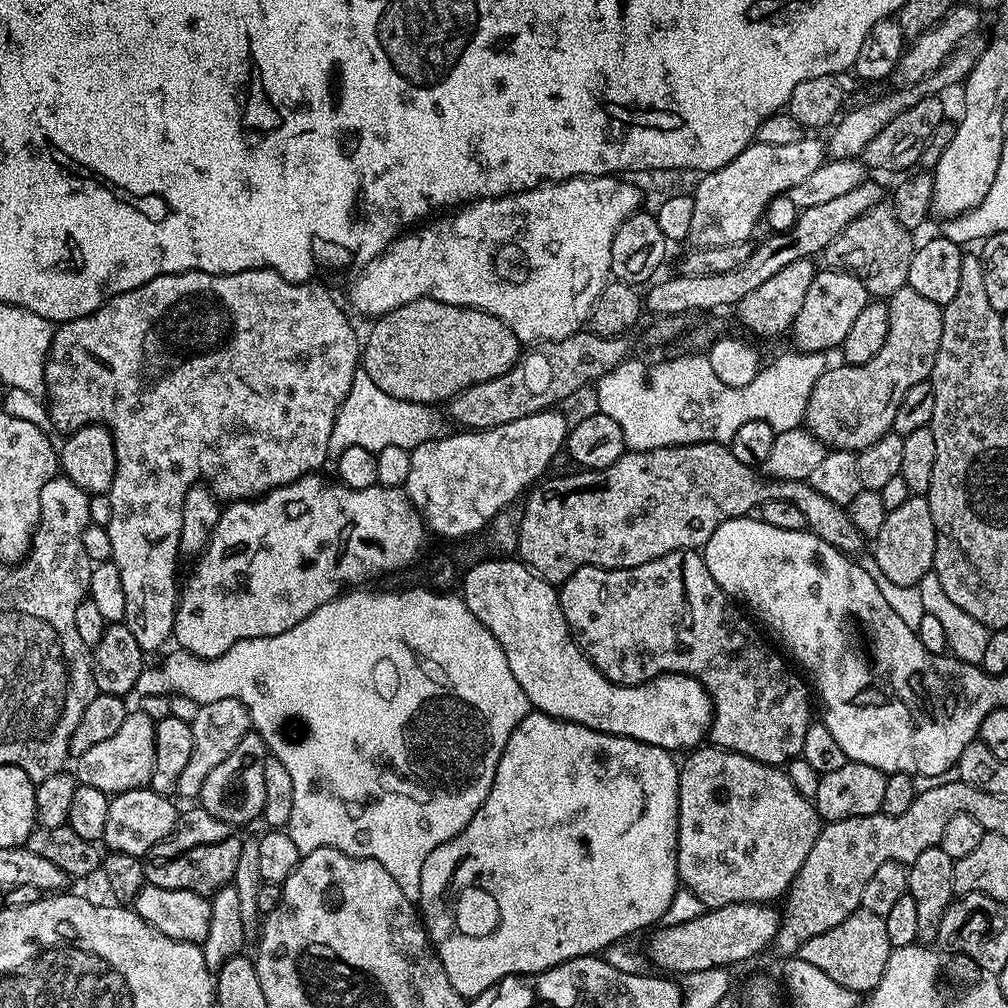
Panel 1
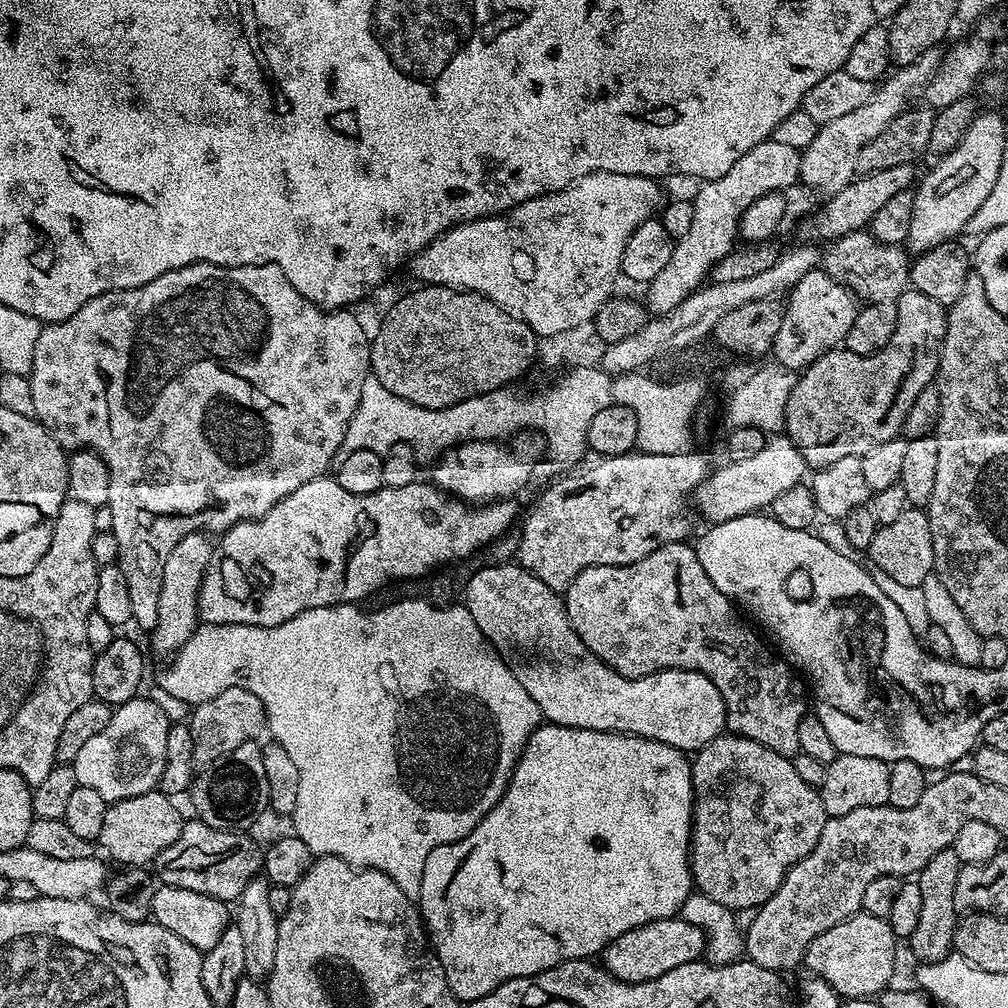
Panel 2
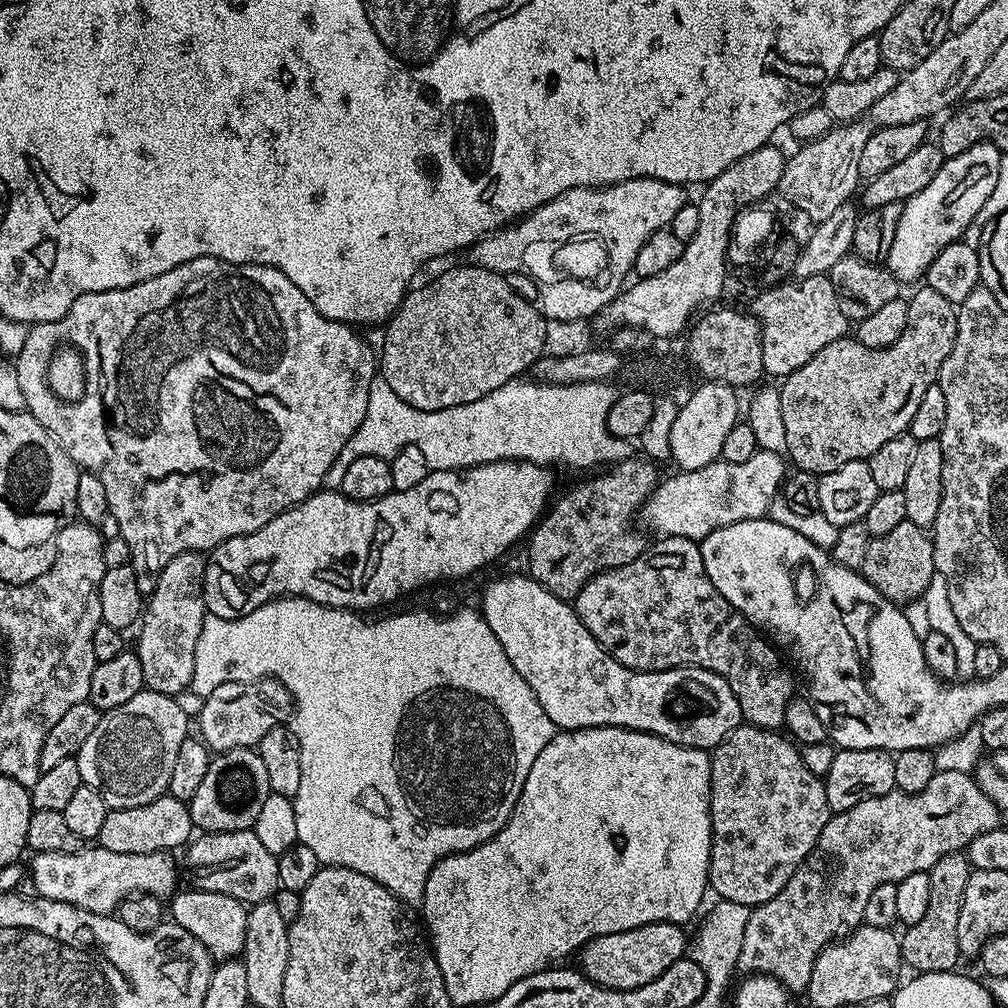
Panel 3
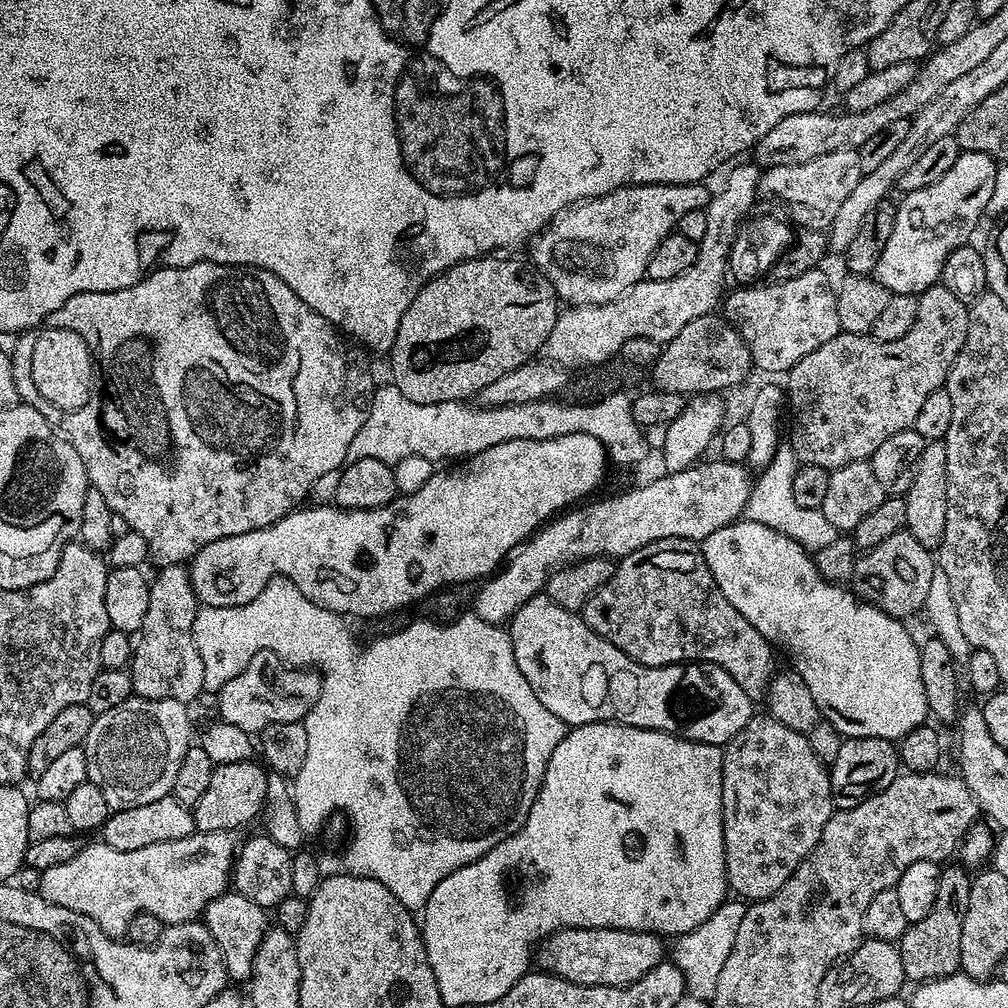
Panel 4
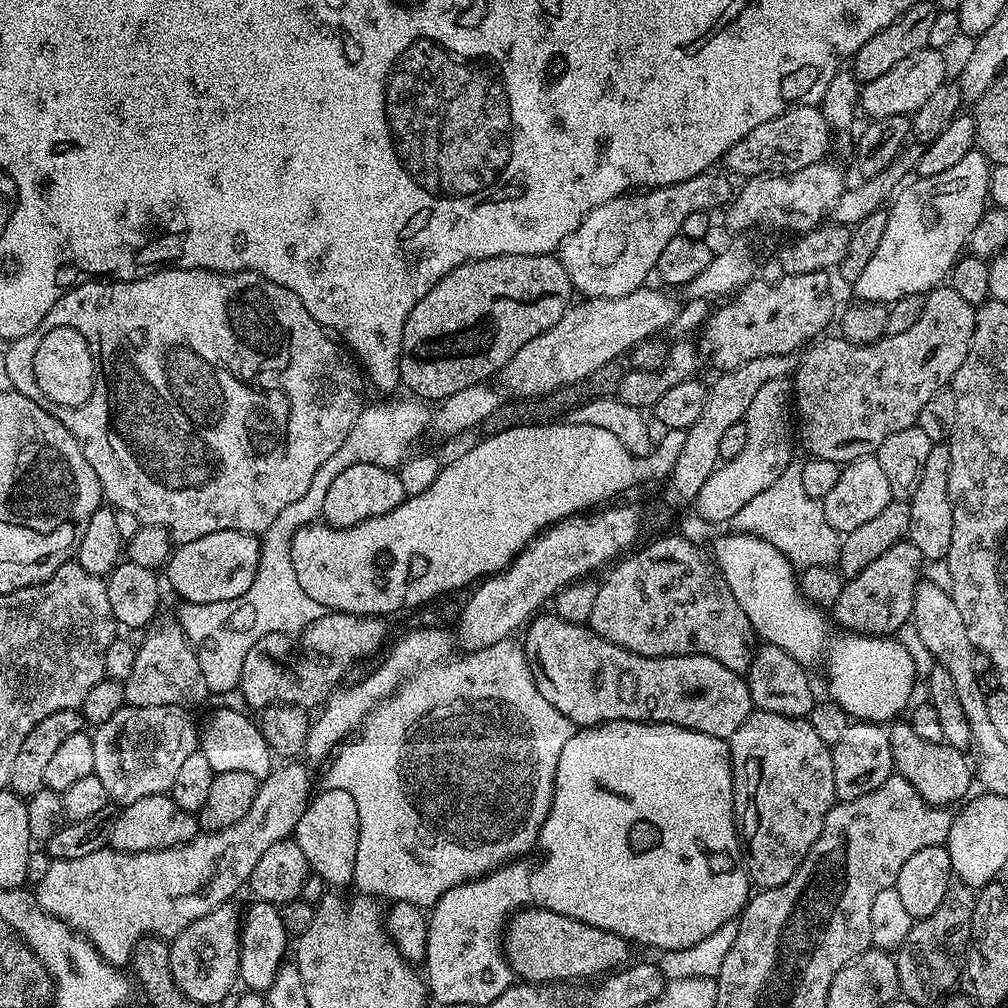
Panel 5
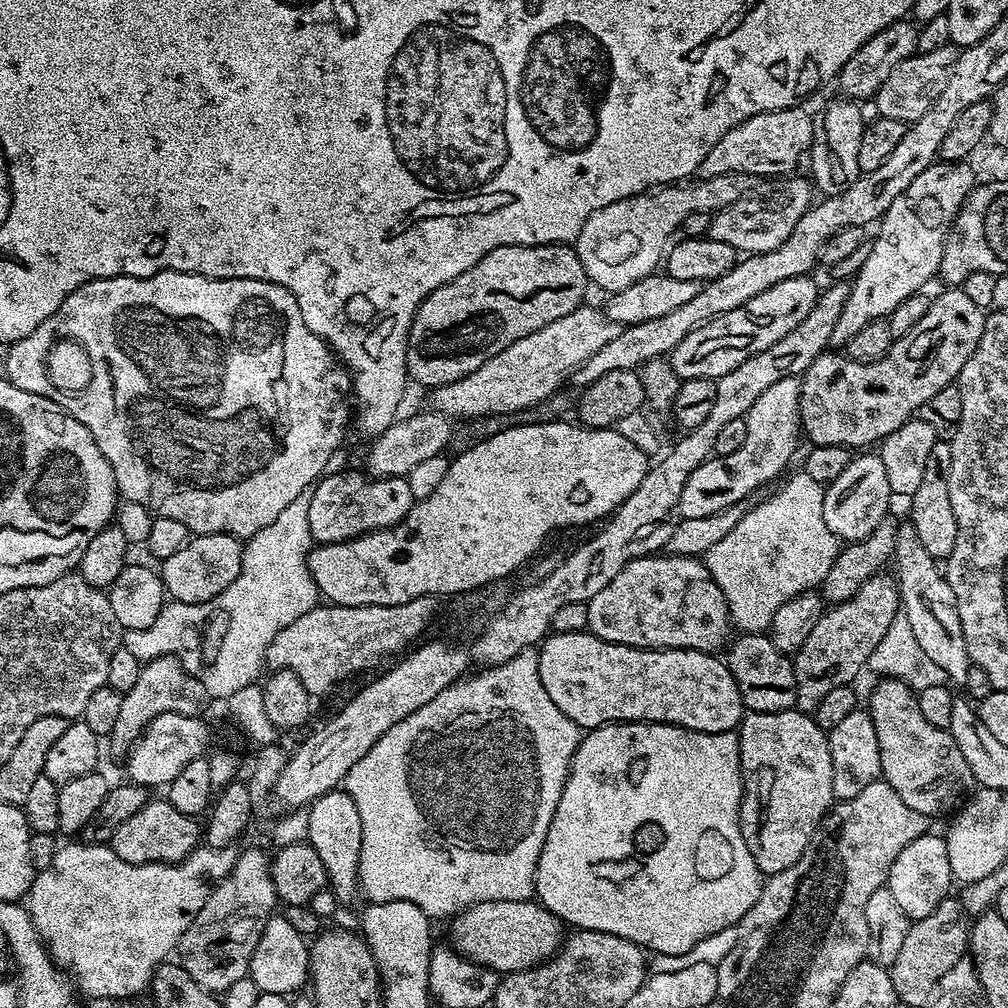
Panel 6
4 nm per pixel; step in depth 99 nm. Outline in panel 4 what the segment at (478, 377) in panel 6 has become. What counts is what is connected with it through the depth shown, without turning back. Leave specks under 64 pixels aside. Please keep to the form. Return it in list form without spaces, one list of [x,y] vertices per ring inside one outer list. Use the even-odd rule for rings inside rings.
[[[755,162],[731,168],[727,169],[728,177],[725,178],[720,193],[717,196],[715,193],[708,201],[706,238],[698,242],[698,258],[694,266],[674,278],[642,279],[633,288],[605,304],[565,307],[557,315],[554,330],[550,330],[550,338],[546,338],[544,343],[542,352],[547,359],[569,370],[587,370],[619,357],[622,346],[630,338],[650,338],[663,346],[676,337],[686,322],[694,322],[694,318],[709,315],[715,309],[712,307],[721,303],[725,291],[726,261],[732,244],[745,223],[744,212],[750,211],[752,203],[758,200],[762,171]]]

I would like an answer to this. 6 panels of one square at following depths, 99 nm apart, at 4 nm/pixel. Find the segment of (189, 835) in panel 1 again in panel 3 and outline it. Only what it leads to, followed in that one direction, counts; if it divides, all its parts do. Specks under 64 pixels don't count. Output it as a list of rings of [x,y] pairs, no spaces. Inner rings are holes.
[[[252,830],[246,832],[205,832],[197,835],[183,849],[182,855],[184,855],[183,871],[184,868],[188,871],[189,881],[187,883],[193,888],[200,889],[201,892],[226,894],[230,898],[241,900],[245,906],[251,906],[263,900],[273,899],[281,889],[277,855],[266,850]]]

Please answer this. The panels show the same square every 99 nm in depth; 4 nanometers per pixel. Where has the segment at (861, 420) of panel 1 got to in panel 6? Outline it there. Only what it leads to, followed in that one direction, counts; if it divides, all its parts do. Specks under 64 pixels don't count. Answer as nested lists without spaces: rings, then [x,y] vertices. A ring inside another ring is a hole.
[[[948,286],[943,289],[945,292],[935,293],[932,296],[932,305],[930,310],[926,310],[926,315],[922,317],[922,322],[918,322],[918,326],[914,326],[914,330],[910,330],[910,334],[893,339],[890,350],[884,353],[882,358],[878,358],[874,362],[867,364],[866,362],[858,362],[851,360],[847,354],[835,356],[832,350],[825,350],[818,358],[814,358],[814,362],[810,362],[810,366],[806,369],[803,376],[799,377],[801,382],[800,396],[800,426],[803,435],[807,438],[808,444],[812,446],[842,446],[849,450],[868,450],[871,446],[879,445],[881,440],[885,440],[890,434],[894,434],[894,430],[898,430],[898,426],[902,426],[906,421],[913,419],[919,413],[921,406],[926,402],[930,402],[930,398],[934,398],[934,394],[938,394],[938,390],[942,390],[946,386],[956,384],[960,378],[962,366],[966,366],[966,362],[970,362],[970,354],[974,354],[974,350],[978,350],[978,342],[982,338],[982,330],[984,329],[985,309],[974,306],[974,302],[970,302],[970,298],[966,298],[966,294],[959,287]]]

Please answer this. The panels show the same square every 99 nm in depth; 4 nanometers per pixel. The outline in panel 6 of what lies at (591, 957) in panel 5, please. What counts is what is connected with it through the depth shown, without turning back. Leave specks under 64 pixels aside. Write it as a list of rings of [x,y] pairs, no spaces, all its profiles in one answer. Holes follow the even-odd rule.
[[[535,899],[499,900],[471,904],[451,917],[451,947],[463,959],[473,960],[497,974],[521,972],[545,964],[560,951],[566,939],[566,925]],[[565,931],[565,932],[564,932]]]

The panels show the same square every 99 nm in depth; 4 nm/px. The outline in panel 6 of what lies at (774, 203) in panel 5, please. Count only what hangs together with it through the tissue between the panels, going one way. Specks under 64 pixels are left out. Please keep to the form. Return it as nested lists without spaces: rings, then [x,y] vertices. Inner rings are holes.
[[[789,179],[788,201],[784,208],[775,208],[764,200],[745,198],[726,206],[721,212],[713,215],[707,237],[714,242],[726,242],[726,246],[734,246],[738,254],[766,254],[770,250],[778,250],[786,238],[798,226],[798,218],[810,207],[808,192],[798,181]]]

